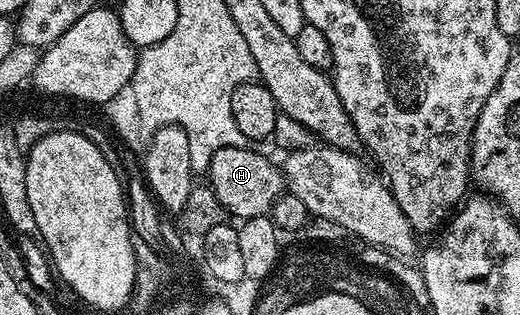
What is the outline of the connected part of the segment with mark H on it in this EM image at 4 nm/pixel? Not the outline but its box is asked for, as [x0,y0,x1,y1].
[210,146,285,220]

